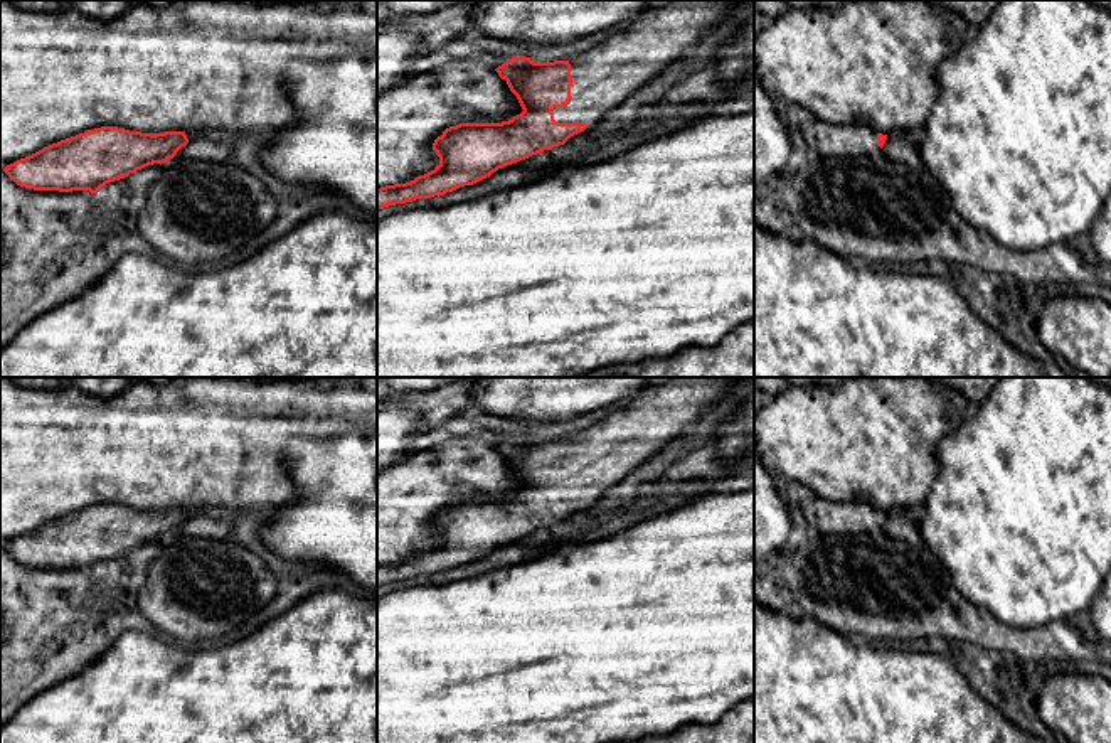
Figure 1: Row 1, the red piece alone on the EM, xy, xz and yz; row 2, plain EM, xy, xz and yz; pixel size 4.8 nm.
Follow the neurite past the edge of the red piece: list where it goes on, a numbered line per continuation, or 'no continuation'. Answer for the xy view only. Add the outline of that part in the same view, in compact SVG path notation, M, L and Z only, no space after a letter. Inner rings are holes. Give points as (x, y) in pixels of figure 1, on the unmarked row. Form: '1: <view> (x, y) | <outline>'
no continuation

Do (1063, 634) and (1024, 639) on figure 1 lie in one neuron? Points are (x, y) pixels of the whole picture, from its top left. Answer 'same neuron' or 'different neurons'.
same neuron

